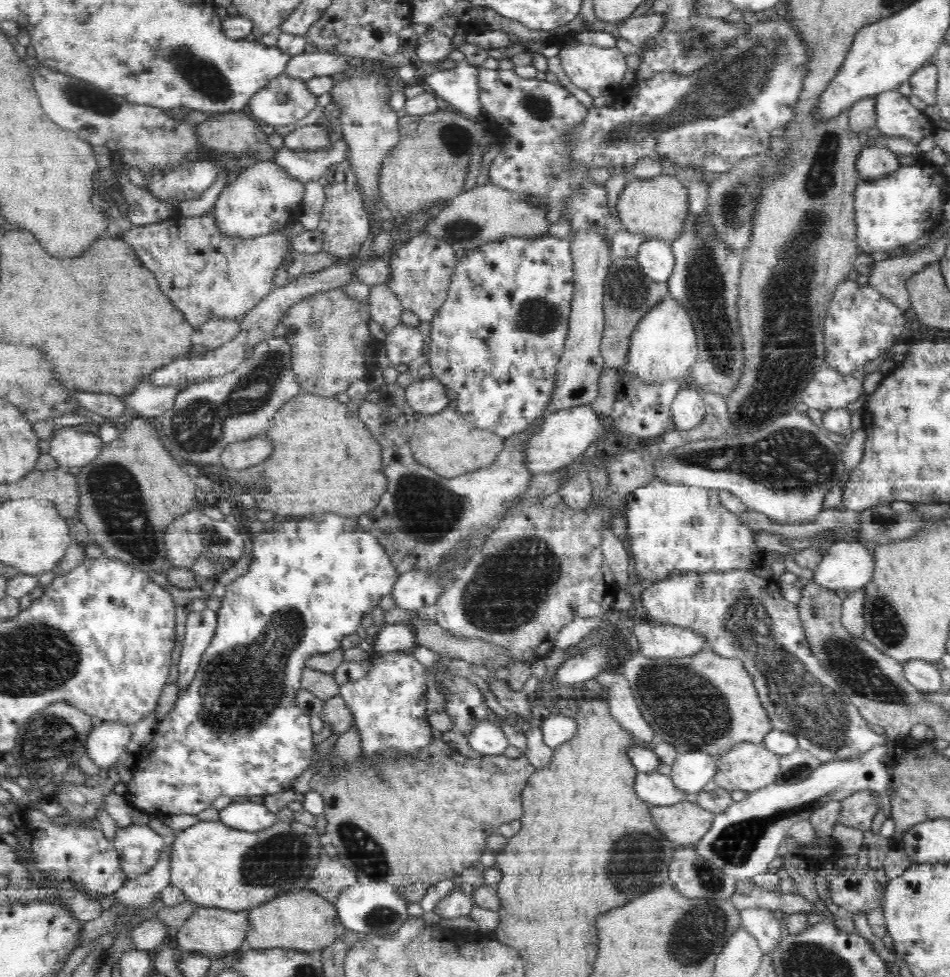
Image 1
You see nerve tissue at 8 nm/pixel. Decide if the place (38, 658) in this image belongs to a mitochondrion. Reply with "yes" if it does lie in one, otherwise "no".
yes

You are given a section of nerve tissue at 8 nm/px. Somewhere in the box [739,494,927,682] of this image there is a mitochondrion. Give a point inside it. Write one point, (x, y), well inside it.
(888, 628)

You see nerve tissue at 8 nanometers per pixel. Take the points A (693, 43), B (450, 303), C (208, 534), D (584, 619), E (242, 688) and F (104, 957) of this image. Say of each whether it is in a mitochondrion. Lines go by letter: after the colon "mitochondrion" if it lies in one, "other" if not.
A: mitochondrion
B: other
C: mitochondrion
D: other
E: mitochondrion
F: mitochondrion

